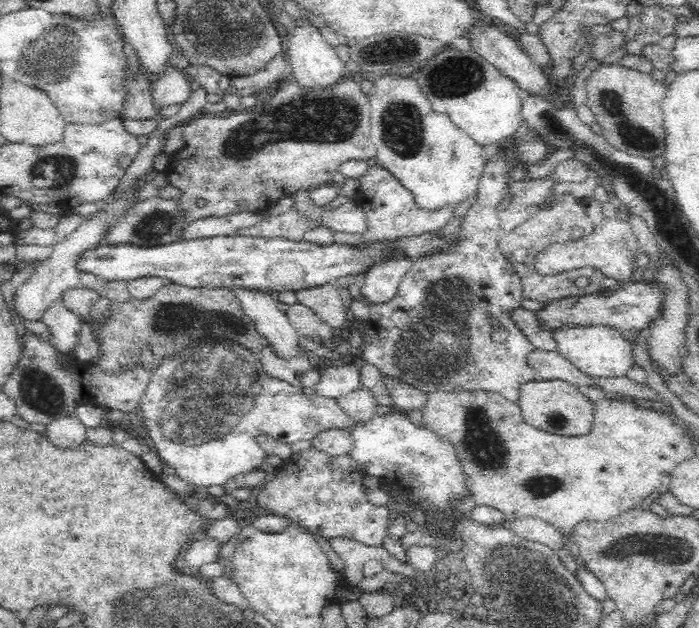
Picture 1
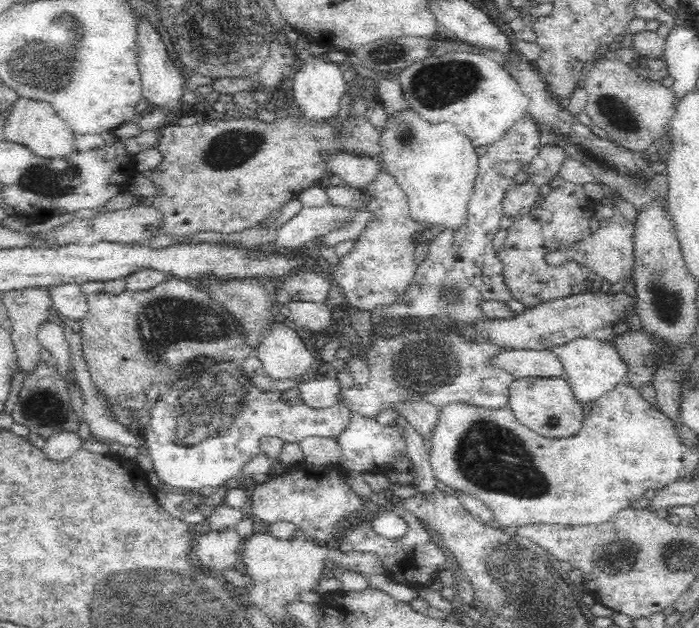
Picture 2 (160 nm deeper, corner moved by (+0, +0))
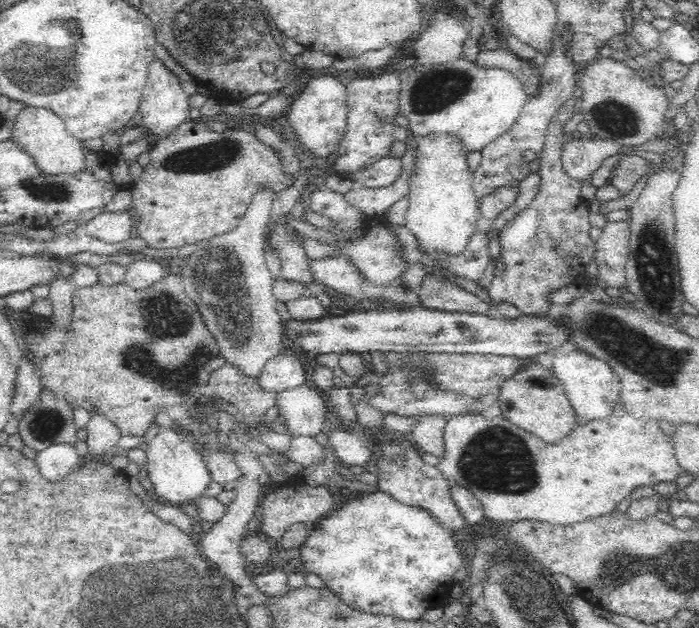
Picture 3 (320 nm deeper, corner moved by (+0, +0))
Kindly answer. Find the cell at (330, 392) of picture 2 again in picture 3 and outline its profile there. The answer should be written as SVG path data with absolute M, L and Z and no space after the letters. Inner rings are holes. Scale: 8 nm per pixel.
M310 380L279 392L275 404L288 432L311 437L321 432L330 411L325 393L320 392Z

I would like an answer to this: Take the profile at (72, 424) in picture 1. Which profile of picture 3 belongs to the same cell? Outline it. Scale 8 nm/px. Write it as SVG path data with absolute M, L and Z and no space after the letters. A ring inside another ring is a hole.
M56 443L39 450L35 461L42 476L51 481L58 480L82 463L76 447L70 443Z

